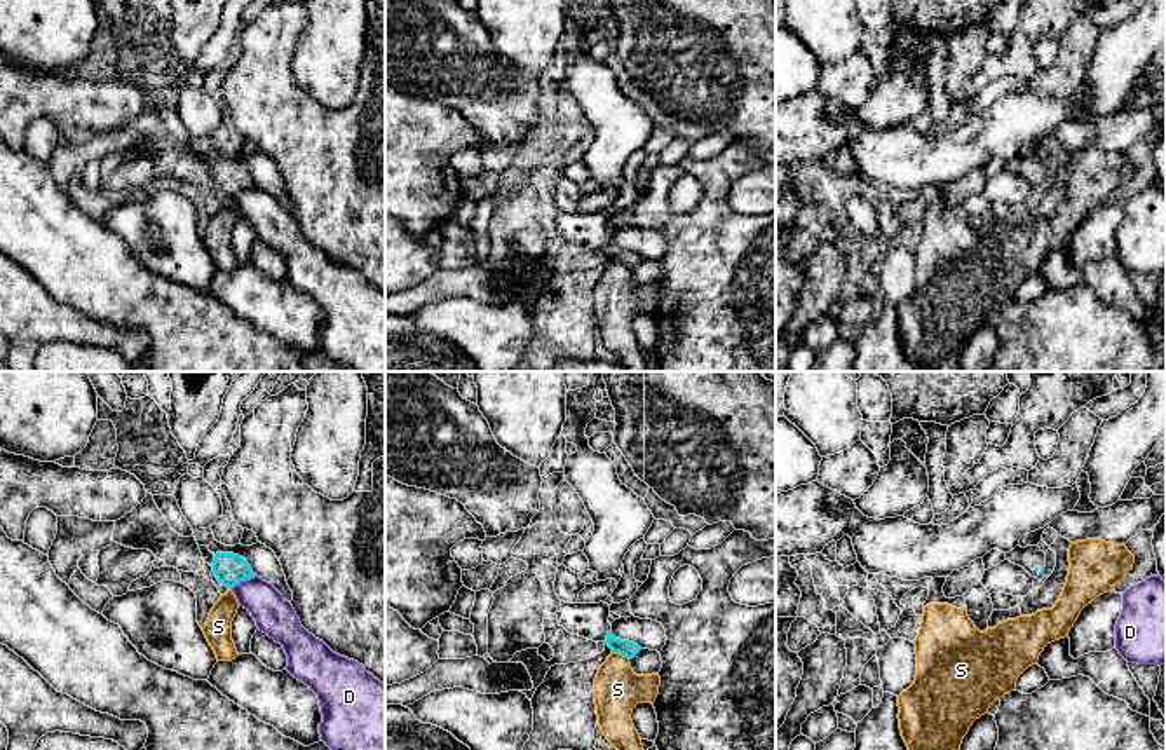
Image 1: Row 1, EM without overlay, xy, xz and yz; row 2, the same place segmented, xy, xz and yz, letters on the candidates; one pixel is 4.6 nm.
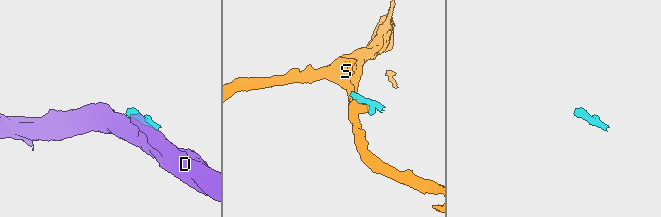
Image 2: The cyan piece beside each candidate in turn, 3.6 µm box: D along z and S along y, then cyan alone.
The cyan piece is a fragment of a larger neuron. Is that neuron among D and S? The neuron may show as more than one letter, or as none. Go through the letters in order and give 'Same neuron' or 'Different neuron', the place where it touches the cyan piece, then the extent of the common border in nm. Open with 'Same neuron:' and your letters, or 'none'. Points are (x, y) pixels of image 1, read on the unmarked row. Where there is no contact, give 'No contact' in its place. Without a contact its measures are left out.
Same neuron: none
D: Different neuron. Touches cyan at xy (243, 189). Shared border 130 nm
S: Different neuron. Touches cyan at xz (621, 262). Shared border 90 nm

